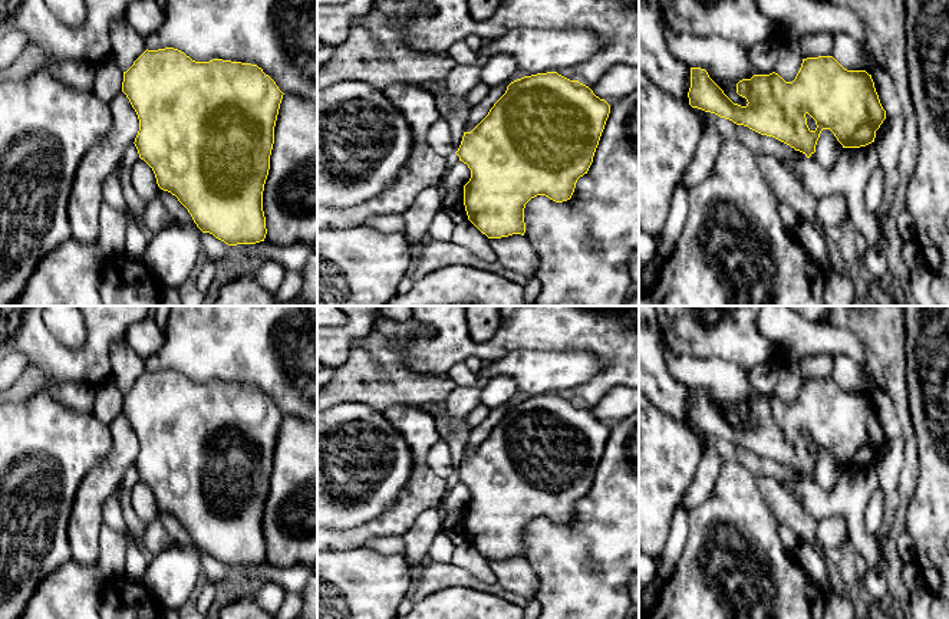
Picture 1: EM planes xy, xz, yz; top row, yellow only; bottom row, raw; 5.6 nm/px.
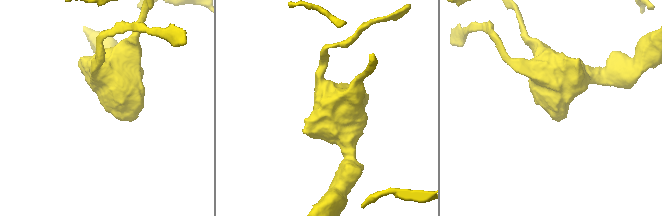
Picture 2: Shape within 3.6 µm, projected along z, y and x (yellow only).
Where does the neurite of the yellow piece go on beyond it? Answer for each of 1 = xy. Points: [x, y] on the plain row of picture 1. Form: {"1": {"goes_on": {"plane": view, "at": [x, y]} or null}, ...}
{"1": {"goes_on": null}}

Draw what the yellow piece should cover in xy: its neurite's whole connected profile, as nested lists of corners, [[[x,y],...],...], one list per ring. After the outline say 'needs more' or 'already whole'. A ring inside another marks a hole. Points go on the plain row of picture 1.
[[[165,369],[146,371],[123,394],[122,414],[139,441],[134,465],[139,480],[152,490],[158,508],[178,520],[202,554],[210,554],[228,567],[264,563],[267,550],[263,513],[284,416],[276,404],[257,386],[223,381],[195,383],[178,371]]] | already whole

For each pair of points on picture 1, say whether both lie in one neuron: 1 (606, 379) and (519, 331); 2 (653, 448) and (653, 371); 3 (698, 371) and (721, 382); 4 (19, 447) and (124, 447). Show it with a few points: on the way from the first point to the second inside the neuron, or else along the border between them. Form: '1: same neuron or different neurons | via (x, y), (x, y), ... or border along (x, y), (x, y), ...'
1: same neuron | via (605, 351), (585, 331), (547, 331)
2: different neurons | border along (653, 404), (682, 422)
3: same neuron | via (704, 374), (715, 377)
4: different neurons | border along (109, 427), (112, 438), (111, 453), (88, 471)

